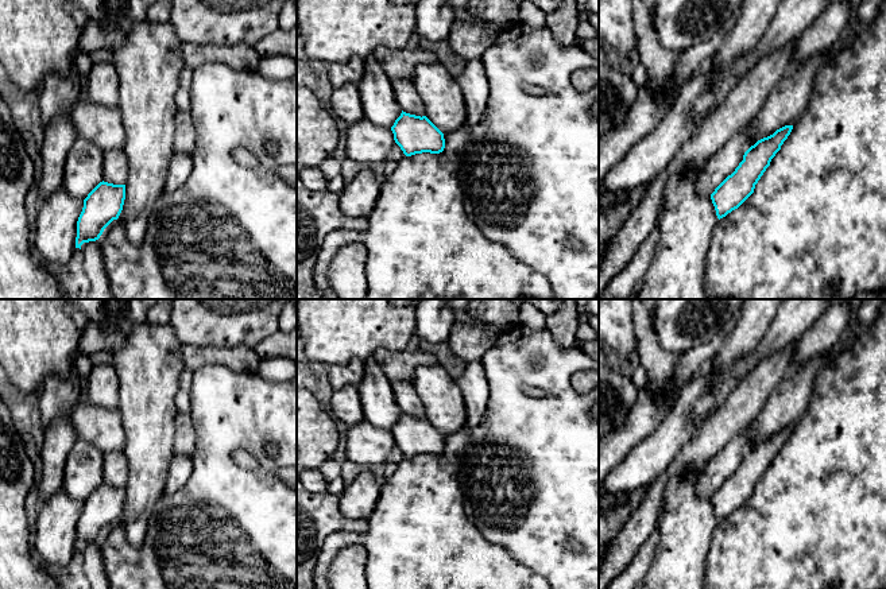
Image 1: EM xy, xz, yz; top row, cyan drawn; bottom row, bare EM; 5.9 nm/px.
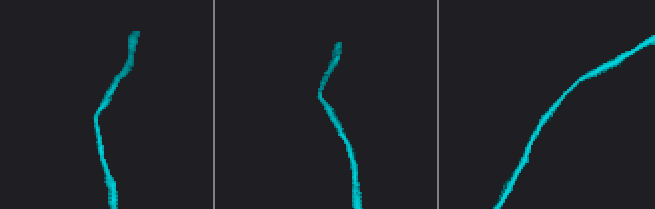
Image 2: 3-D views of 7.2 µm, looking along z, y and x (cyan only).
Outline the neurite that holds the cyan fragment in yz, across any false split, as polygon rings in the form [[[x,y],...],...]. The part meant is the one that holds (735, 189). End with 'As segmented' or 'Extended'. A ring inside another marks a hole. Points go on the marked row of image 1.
[[[785,125],[773,135],[758,140],[743,155],[743,160],[711,194],[717,218],[738,209],[752,193],[755,185],[781,150],[793,125]]]. As segmented

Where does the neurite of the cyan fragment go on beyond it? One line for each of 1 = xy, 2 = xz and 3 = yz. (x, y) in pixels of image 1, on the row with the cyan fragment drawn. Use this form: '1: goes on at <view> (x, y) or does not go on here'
1: does not go on here
2: does not go on here
3: does not go on here

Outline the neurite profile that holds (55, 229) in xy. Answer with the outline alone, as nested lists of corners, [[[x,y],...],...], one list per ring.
[[[63,186],[42,201],[32,248],[43,264],[70,261],[76,252],[77,221],[82,208],[84,199],[71,197]]]

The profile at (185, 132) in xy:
[[[189,112],[175,115],[174,152],[191,154],[196,143],[196,128]]]

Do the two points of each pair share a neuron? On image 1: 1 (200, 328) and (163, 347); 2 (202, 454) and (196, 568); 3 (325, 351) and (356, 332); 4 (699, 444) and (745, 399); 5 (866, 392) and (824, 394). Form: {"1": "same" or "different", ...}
{"1": "different", "2": "same", "3": "same", "4": "same", "5": "same"}

